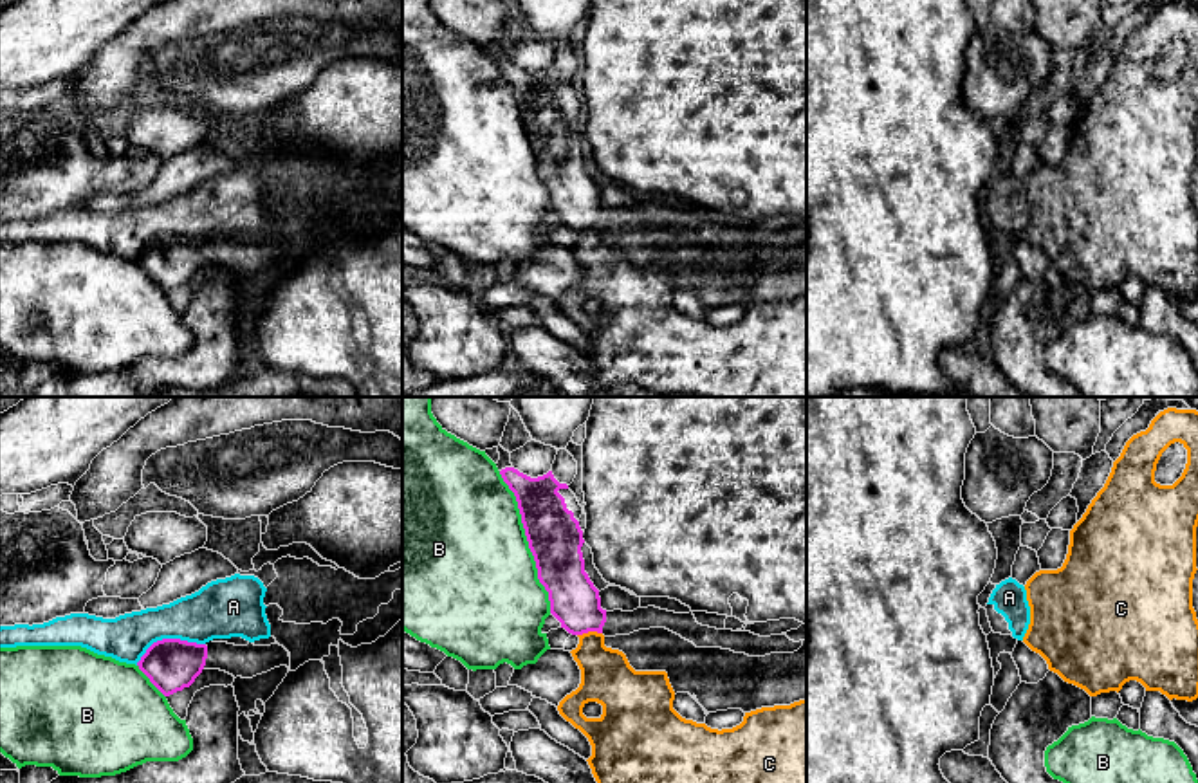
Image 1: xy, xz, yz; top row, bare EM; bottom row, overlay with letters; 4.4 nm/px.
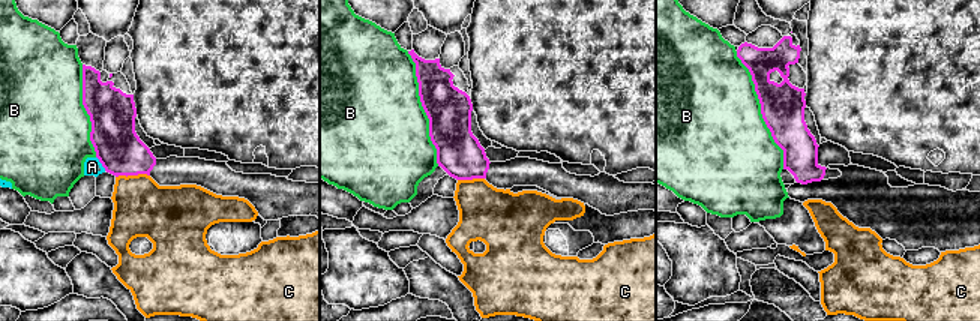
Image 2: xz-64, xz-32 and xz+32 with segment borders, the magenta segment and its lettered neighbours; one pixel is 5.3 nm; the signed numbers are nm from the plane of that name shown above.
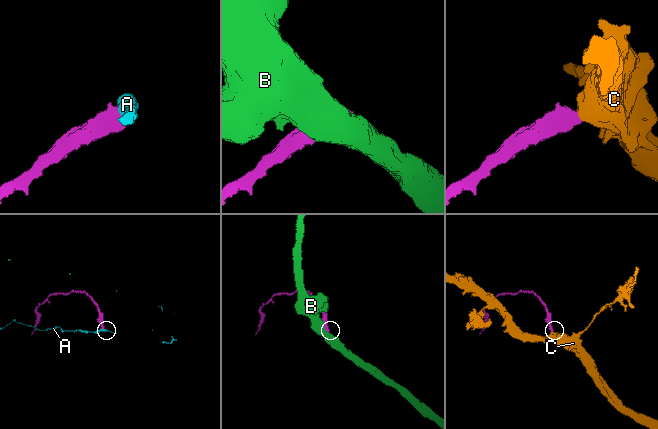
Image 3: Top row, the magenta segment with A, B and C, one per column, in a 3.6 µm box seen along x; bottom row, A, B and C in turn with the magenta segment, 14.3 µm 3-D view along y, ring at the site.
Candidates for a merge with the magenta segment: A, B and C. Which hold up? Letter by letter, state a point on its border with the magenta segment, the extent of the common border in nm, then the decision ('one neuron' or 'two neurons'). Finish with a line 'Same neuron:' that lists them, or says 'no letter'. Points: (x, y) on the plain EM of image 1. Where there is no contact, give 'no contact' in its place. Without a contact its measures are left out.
A: xy (168, 235) | 320 nm | two neurons
B: xz (527, 136) | 650 nm | two neurons
C: xz (589, 226) | 110 nm | two neurons
Same neuron: no letter

